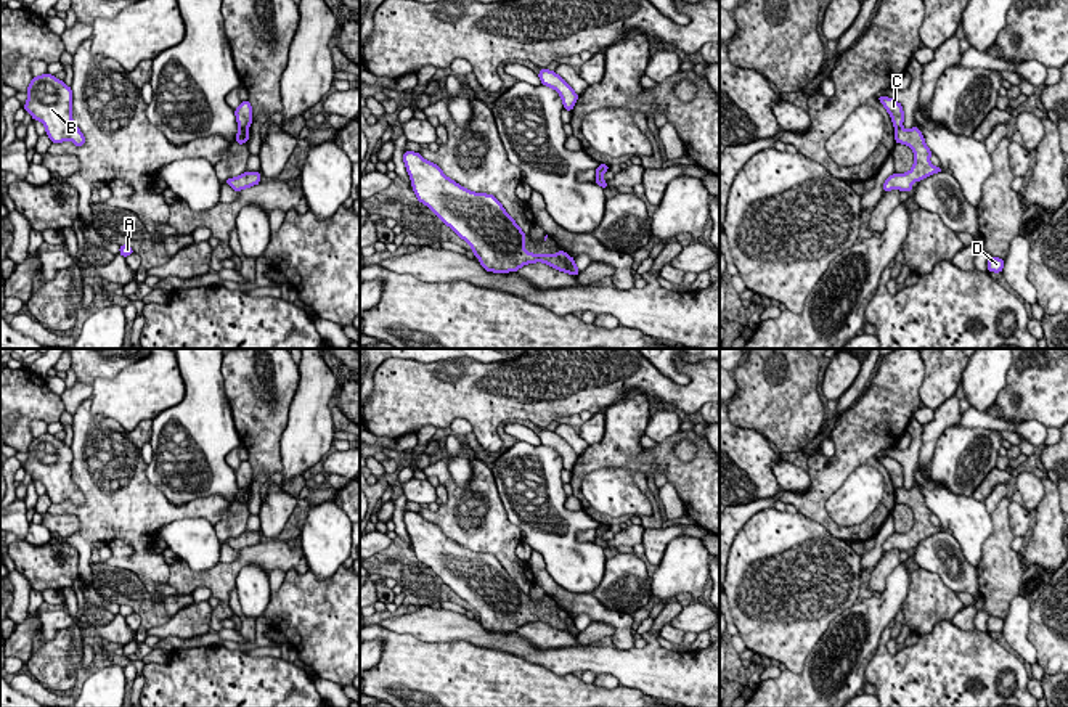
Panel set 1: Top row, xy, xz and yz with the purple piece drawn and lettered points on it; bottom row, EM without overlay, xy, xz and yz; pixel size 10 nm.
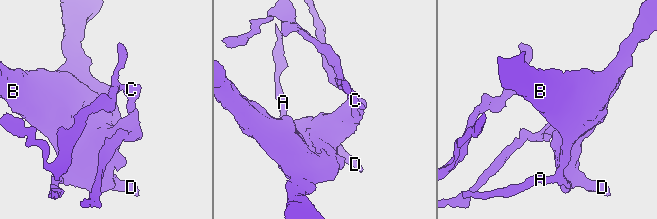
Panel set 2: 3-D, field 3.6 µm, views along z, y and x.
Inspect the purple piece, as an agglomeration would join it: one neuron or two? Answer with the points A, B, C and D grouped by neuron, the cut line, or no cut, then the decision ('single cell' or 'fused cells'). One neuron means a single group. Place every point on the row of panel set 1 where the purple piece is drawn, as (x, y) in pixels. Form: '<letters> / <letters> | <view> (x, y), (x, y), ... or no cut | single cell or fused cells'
A B D / C | xy (240, 127), (248, 129) | fused cells

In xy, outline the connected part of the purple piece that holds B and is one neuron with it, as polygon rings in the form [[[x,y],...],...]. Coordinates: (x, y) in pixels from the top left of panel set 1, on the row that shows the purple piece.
[[[51,74],[34,77],[27,88],[24,111],[45,125],[51,143],[71,140],[75,146],[85,143],[85,137],[72,121],[72,90]]]

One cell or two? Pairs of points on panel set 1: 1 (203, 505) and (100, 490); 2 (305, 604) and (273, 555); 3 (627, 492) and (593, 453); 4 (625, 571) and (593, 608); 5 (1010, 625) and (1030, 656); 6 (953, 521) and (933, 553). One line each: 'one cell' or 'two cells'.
1: one cell
2: two cells
3: two cells
4: two cells
5: one cell
6: two cells

